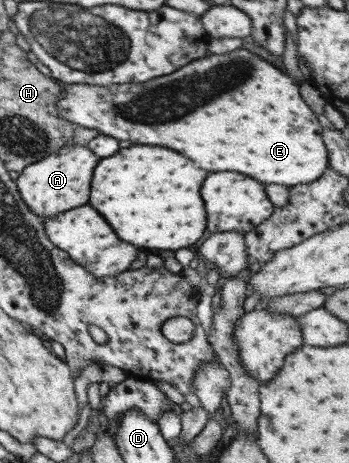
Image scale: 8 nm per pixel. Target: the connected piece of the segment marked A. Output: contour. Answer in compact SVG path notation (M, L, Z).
M66 144L39 162L26 166L16 180L25 204L40 218L53 218L89 202L89 184L99 158L86 146Z

